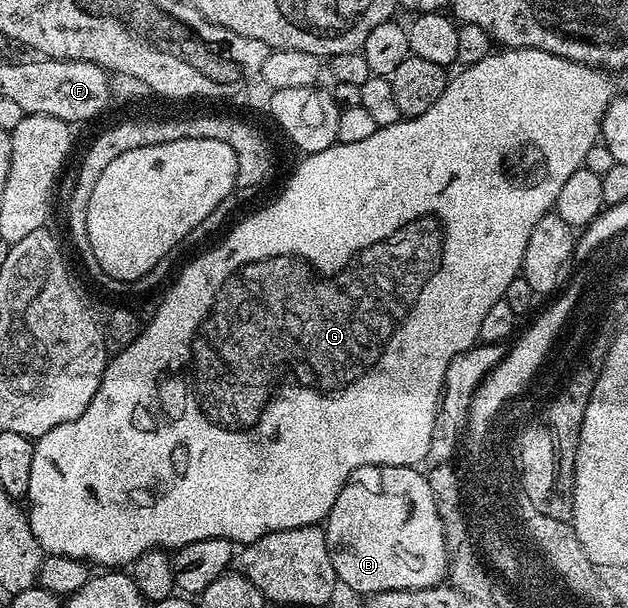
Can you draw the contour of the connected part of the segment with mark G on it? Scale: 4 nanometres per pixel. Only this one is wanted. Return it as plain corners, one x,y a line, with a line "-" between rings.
501,48
501,49
498,49
498,50
497,50
497,51
496,51
496,52
490,52
490,53
489,53
489,55
487,55
487,57
485,57
485,58
484,58
484,59
483,59
483,60
479,60
479,61
478,61
478,62
476,62
476,63
475,63
475,64
471,64
471,65
470,65
470,66
467,66
467,67
464,67
464,68
461,68
461,69
458,69
458,71
459,71
459,72
458,72
458,74
456,74
456,73
454,73
454,74
453,74
453,75
452,75
452,77
450,77
450,80
449,80
449,83
448,83
448,84
447,84
447,88
446,88
446,89
445,89
445,91
444,91
444,92
443,92
443,96
439,96
439,100
435,100
435,104
431,104
431,108
427,108
427,112
423,112
423,113
422,113
422,114
421,114
421,115
420,115
420,116
418,116
418,117
417,117
417,118
402,118
402,119
401,119
401,121
400,121
400,122
396,122
396,123
395,123
395,124
391,124
391,125
390,125
390,126
383,126
383,127
380,127
380,128
378,128
378,130
376,130
376,132
375,132
375,133
374,133
374,134
372,134
372,135
371,135
371,136
367,136
367,140
359,140
359,144
343,144
343,143
342,143
342,142
338,142
338,143
337,143
337,145
335,145
335,146
332,146
332,147
331,147
331,148
327,148
327,149
326,149
326,150
324,150
324,151
323,151
323,152
315,152
315,153
314,153
314,154
306,154
306,155
304,155
304,157
302,157
302,158
301,158
301,159
300,159
300,160
301,160
301,161
302,161
302,162
301,162
301,163
299,163
299,164
298,164
298,166
297,166
297,167
295,167
295,168
294,168
294,170
293,170
293,175
291,175
291,176
290,176
290,178
289,178
289,183
287,183
287,184
286,184
286,186
285,186
285,191
283,191
283,192
282,192
282,194
281,194
281,195
279,195
279,196
278,196
278,198
277,198
277,199
275,199
275,200
274,200
274,202
273,202
273,203
271,203
271,204
270,204
270,206
265,206
265,207
263,207
263,208
262,208
262,210
257,210
257,211
255,211
255,212
254,212
254,214
249,214
249,215
247,215
247,216
246,216
246,218
245,218
245,219
243,219
243,220
242,220
242,222
241,222
241,223
239,223
239,224
238,224
238,226
237,226
237,227
235,227
235,228
234,228
234,230
233,230
233,231
231,231
231,232
230,232
230,234
229,234
229,235
227,235
227,236
226,236
226,238
225,238
225,239
223,239
223,240
222,240
222,242
221,242
221,243
219,243
219,244
218,244
218,246
213,246
213,247
211,247
211,248
210,248
210,250
209,250
209,251
207,251
207,252
206,252
206,254
201,254
201,255
199,255
199,256
198,256
198,258
193,258
193,259
191,259
191,260
190,260
190,262
189,262
189,263
187,263
187,264
186,264
186,266
185,266
185,267
183,267
183,268
182,268
182,270
181,270
181,275
179,275
179,276
178,276
178,278
177,278
177,279
175,279
175,280
174,280
174,282
173,282
173,283
171,283
171,284
170,284
170,286
169,286
169,291
167,291
167,292
166,292
166,294
165,294
165,295
163,295
163,296
162,296
162,298
161,298
161,303
159,303
159,304
158,304
158,306
157,306
157,311
155,311
155,312
154,312
154,314
153,314
153,315
151,315
151,316
150,316
150,318
149,318
149,322
148,322
148,318
147,318
147,321
146,321
146,322
145,322
145,323
144,323
144,325
142,325
142,327
141,327
141,331
140,331
140,332
139,332
139,336
135,336
135,340
131,340
131,344
127,344
127,348
123,348
123,352
119,352
119,353
118,353
118,354
115,354
115,355
112,355
112,357
110,357
110,358
109,358
109,359
108,359
108,362
107,362
107,365
106,365
106,367
105,367
105,371
104,371
104,372
103,372
103,380
102,380
102,381
101,381
101,383
100,383
100,384
99,384
99,388
98,388
98,389
97,389
97,391
96,391
96,392
95,392
95,396
91,396
91,404
87,404
87,408
83,408
83,416
75,416
75,420
67,420
67,424
59,424
59,425
58,425
58,426
56,426
56,427
55,427
55,428
51,428
51,432
47,432
47,433
46,433
46,434
45,434
45,435
43,435
43,437
42,437
42,438
39,438
39,439
36,439
36,441
34,441
34,443
33,443
33,455
32,455
32,456
31,456
31,484
30,484
30,485
29,485
29,493
28,493
28,495
27,495
27,503
28,503
28,502
29,502
29,506
28,506
28,505
27,505
27,513
28,513
28,516
29,516
29,523
30,523
30,524
31,524
31,532
35,532
35,540
39,540
39,544
40,544
40,545
41,545
41,548
42,548
42,551
44,551
44,553
45,553
45,554
46,554
46,555
51,555
51,554
58,554
58,555
59,555
59,556
71,556
71,557
72,557
72,558
77,558
77,559
79,559
79,561
81,561
81,562
83,562
83,563
86,563
86,564
92,564
92,565
93,565
93,566
94,566
94,567
96,567
96,566
95,566
95,565
97,565
97,566
99,566
99,567
97,567
97,568
125,568
125,567
128,567
128,566
129,566
129,565
130,565
130,564
132,564
132,563
133,563
133,562
134,562
134,561
135,561
135,560
136,560
136,558
138,558
138,557
139,557
139,556
143,556
143,552
147,552
147,551
148,551
148,550
160,550
160,549
162,549
162,550
164,550
164,551
166,551
166,552
176,552
176,551
178,551
178,550
180,550
180,549
181,549
181,547
182,547
182,546
186,546
186,545
187,545
187,544
195,544
195,543
196,543
196,542
198,542
198,541
199,541
199,540
207,540
207,539
208,539
208,538
226,538
226,539
227,539
227,540
231,540
231,541
232,541
232,542
234,542
234,543
235,543
235,544
244,544
244,543
247,543
247,542
254,542
254,541
255,541
255,540
259,540
259,536
267,536
267,535
268,535
268,534
270,534
270,533
271,533
271,532
279,532
279,531
280,531
280,530
294,530
294,529
295,529
295,528
299,528
299,527
300,527
300,526
315,526
315,525
318,525
318,524
321,524
321,523
324,523
324,520
325,520
325,518
326,518
326,516
327,516
327,515
328,515
328,514
329,514
329,513
330,513
330,512
331,512
331,508
332,508
332,507
333,507
333,505
334,505
334,504
335,504
335,496
339,496
339,492
340,492
340,491
341,491
341,489
342,489
342,488
343,488
343,484
344,484
344,483
345,483
345,482
346,482
346,481
347,481
347,480
348,480
348,479
349,479
349,477
350,477
350,476
351,476
351,472
355,472
355,471
356,471
356,470
357,470
357,469
358,469
358,468
360,468
360,467
361,467
361,466
412,466
412,467
416,467
416,466
417,466
417,465
418,465
418,464
421,464
421,463
417,463
417,462
422,462
422,463
424,463
424,462
425,462
425,461
426,461
426,459
428,459
428,456
429,456
429,449
430,449
430,448
431,448
431,436
432,436
432,435
433,435
433,429
434,429
434,428
435,428
435,416
436,416
436,415
437,415
437,406
438,406
438,405
439,405
439,404
440,404
440,402
441,402
441,389
443,389
443,388
444,388
444,386
445,386
445,373
446,373
446,372
447,372
447,364
448,364
448,363
449,363
449,362
450,362
450,361
451,361
451,360
452,360
452,358
454,358
454,357
455,357
455,356
459,356
459,352
463,352
463,351
464,351
464,350
469,350
469,349
470,349
470,348
471,348
471,347
473,347
473,346
476,346
476,345
477,345
477,343
478,343
478,341
479,341
479,327
481,327
481,325
483,325
483,316
487,316
487,311
488,311
488,310
490,310
490,309
491,309
491,304
495,304
495,303
496,303
496,302
500,302
500,301
502,301
502,299
504,299
504,296
505,296
505,293
506,293
506,292
507,292
507,284
511,284
511,280
515,280
515,279
516,279
516,278
518,278
518,276
519,276
519,275
520,275
520,274
521,274
521,265
522,265
522,264
523,264
523,256
524,256
524,255
525,255
525,253
526,253
526,252
527,252
527,240
531,240
531,231
532,231
532,229
534,229
534,228
535,228
535,224
537,224
537,223
538,223
538,222
539,222
539,220
541,220
541,219
542,219
542,218
543,218
543,216
544,216
544,215
545,215
545,214
547,214
547,213
550,213
550,211
552,211
552,210
553,210
553,209
554,209
554,207
556,207
556,204
557,204
557,197
558,197
558,196
559,196
559,191
560,191
560,189
562,189
562,188
563,188
563,184
565,184
565,183
566,183
566,182
567,182
567,179
568,179
568,177
570,177
570,176
571,176
571,172
575,172
575,171
576,171
576,170
580,170
580,169
582,169
582,167
584,167
584,164
585,164
585,157
586,157
586,156
587,156
587,151
589,151
589,150
590,150
590,149
591,149
591,148
592,148
592,146
594,146
594,144
595,144
595,143
597,143
597,142
598,142
598,141
599,141
599,139
600,139
600,137
601,137
601,121
602,121
602,120
603,120
603,116
604,116
604,115
605,115
605,109
606,109
606,108
607,108
607,107
608,107
608,106
609,106
609,103
610,103
610,101
611,101
611,93
610,93
610,94
609,94
609,82
608,82
608,80
607,80
607,79
605,79
605,78
608,78
608,77
607,77
607,74
606,74
606,71
604,71
604,70
602,70
602,69
600,69
600,68
598,68
598,67
595,67
595,66
584,66
584,65
583,65
583,64
579,64
579,63
578,63
578,62
572,62
572,61
571,61
571,60
567,60
567,59
566,59
566,58
564,58
564,57
563,57
563,56
555,56
555,55
554,55
554,54
552,54
552,53
551,53
551,52
543,52
543,51
542,51
542,50
519,50
519,49
516,49
516,48

